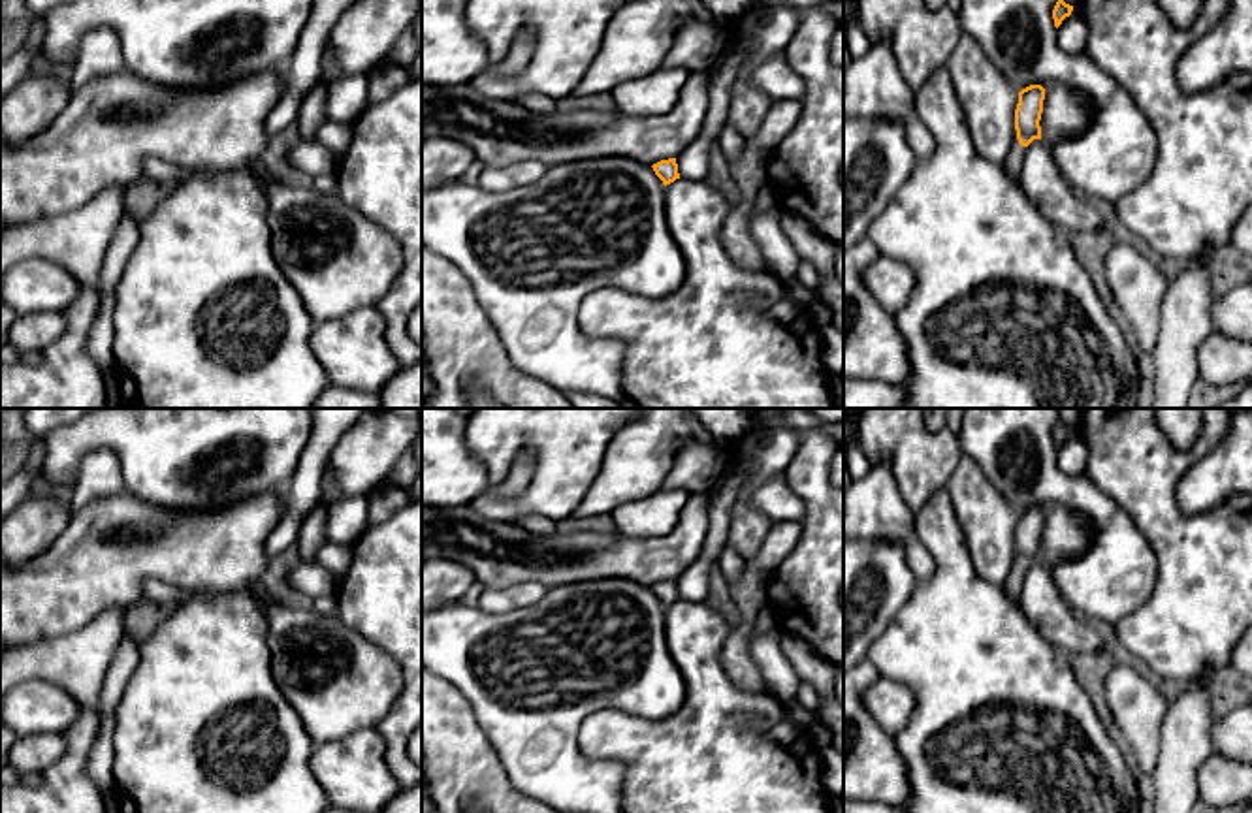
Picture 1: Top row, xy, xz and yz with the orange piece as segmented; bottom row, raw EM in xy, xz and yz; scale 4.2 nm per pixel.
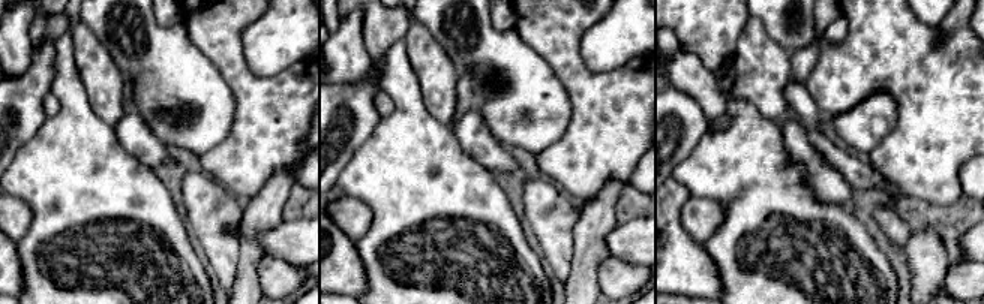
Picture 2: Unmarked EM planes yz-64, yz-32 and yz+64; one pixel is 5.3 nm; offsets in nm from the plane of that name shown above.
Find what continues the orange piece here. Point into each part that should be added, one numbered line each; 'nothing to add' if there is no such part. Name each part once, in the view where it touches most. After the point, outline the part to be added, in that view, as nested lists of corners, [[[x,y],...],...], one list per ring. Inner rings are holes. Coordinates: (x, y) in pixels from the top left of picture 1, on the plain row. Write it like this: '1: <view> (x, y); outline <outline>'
1: yz (1013, 586); outline [[[1015,561],[1015,566],[1011,568],[1009,580],[1003,585],[1005,595],[1011,598],[1011,602],[1017,608],[1019,608],[1019,597],[1022,591],[1024,572],[1026,572],[1026,568],[1022,568],[1019,565],[1019,561]]]

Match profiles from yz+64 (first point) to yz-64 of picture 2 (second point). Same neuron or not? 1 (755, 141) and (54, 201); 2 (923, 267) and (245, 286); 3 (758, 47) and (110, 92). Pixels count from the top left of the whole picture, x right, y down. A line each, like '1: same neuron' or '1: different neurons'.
1: same neuron
2: same neuron
3: same neuron

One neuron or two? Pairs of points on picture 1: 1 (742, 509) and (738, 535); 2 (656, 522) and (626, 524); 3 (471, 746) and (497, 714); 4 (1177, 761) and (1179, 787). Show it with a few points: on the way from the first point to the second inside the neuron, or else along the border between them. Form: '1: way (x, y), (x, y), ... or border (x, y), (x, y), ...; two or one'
1: way (742, 514), (742, 529); one
2: way (648, 522), (633, 522); one
3: border (460, 693), (469, 702), (475, 721), (505, 770); two
4: way (1177, 766), (1177, 781); one

